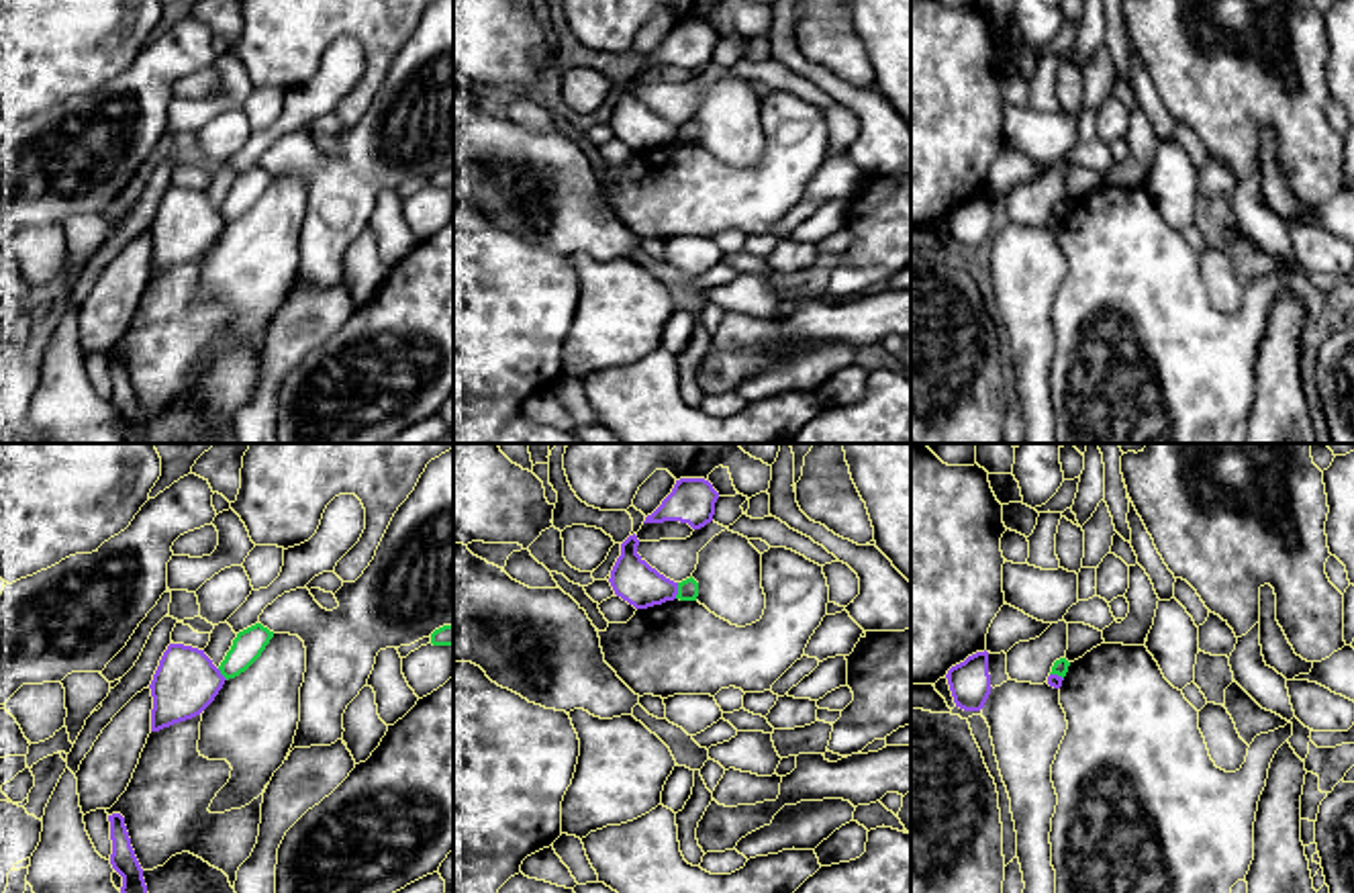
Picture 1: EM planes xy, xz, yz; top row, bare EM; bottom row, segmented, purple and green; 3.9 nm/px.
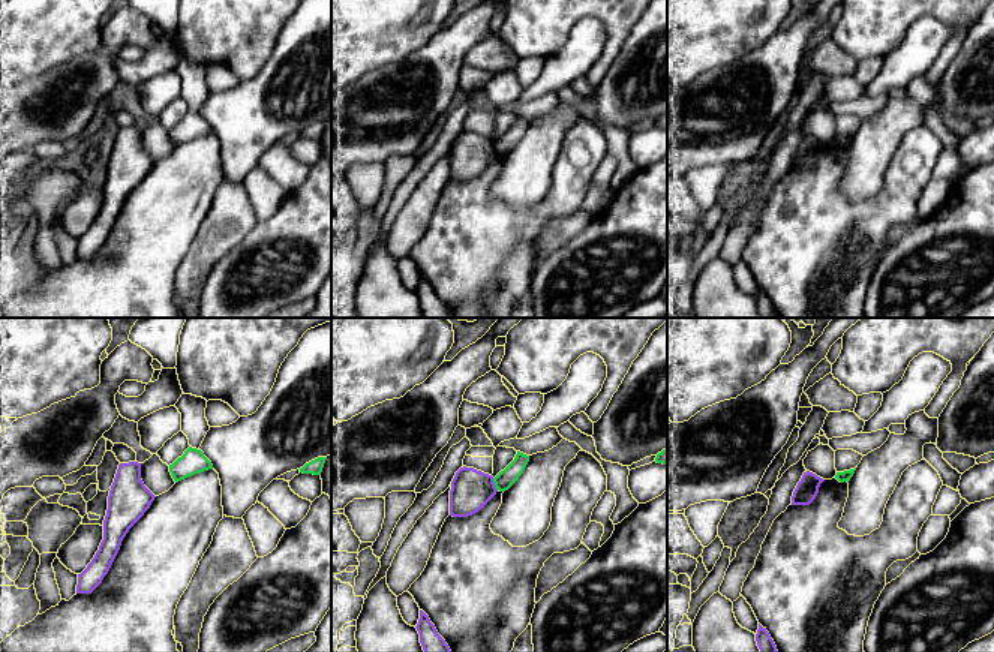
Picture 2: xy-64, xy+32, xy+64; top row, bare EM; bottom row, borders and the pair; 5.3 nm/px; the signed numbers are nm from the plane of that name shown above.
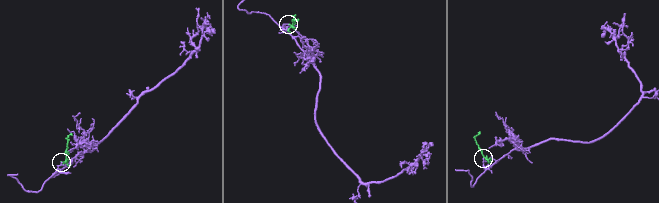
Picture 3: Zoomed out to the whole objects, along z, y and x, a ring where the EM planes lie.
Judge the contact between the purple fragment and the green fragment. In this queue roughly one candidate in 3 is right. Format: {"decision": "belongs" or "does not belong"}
{"decision": "does not belong"}

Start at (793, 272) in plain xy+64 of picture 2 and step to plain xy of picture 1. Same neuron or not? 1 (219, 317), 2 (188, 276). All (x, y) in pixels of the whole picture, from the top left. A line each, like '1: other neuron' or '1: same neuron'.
1: same neuron
2: same neuron

